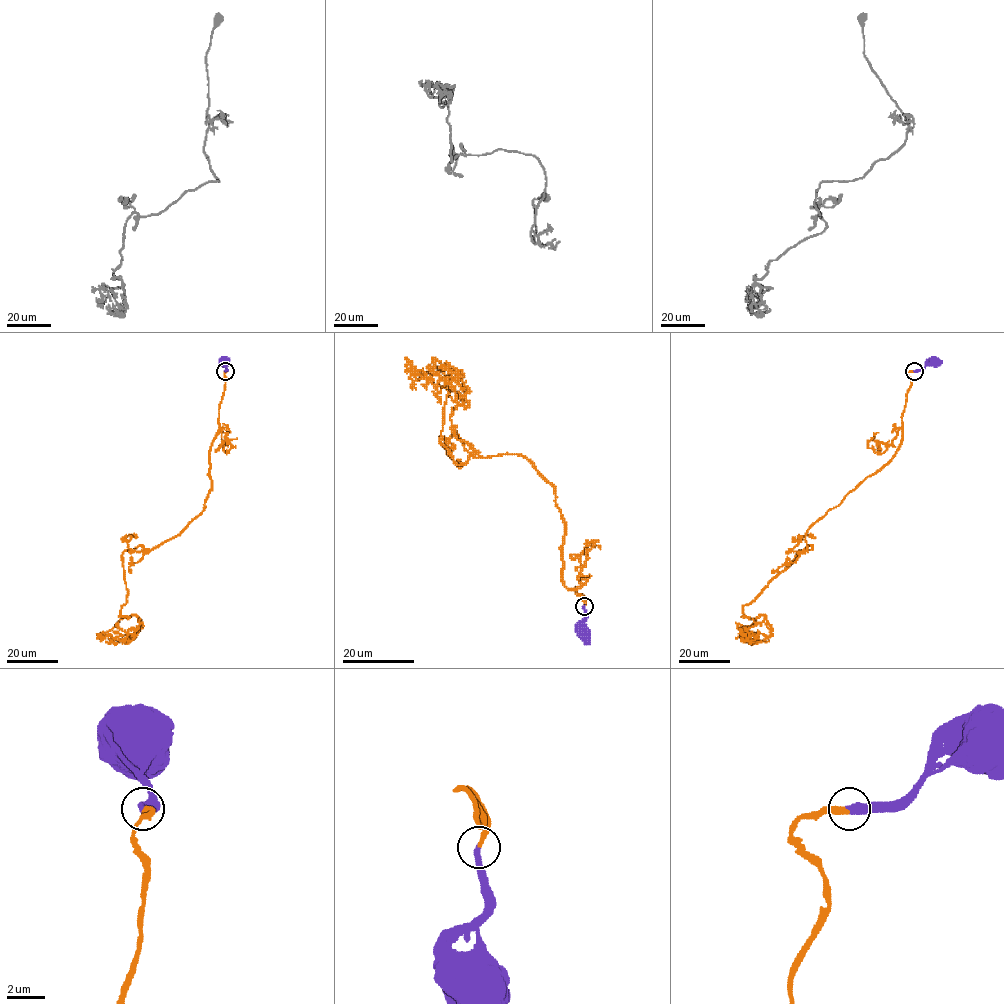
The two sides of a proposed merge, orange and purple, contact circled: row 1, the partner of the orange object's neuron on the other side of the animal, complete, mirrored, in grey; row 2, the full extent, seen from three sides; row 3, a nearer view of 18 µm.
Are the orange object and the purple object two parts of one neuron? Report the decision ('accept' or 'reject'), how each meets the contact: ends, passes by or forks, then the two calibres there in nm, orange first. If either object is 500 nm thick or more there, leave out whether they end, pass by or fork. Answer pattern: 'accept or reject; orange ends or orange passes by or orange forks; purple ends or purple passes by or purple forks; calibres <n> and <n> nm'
accept; orange ends; purple ends; calibres 240 and 360 nm

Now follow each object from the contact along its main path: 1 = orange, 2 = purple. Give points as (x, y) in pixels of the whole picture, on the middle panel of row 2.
1: (584, 606), (562, 580), (555, 488), (519, 454), (454, 461), (437, 361), (451, 376), (437, 402)
2: (584, 606), (584, 632)

